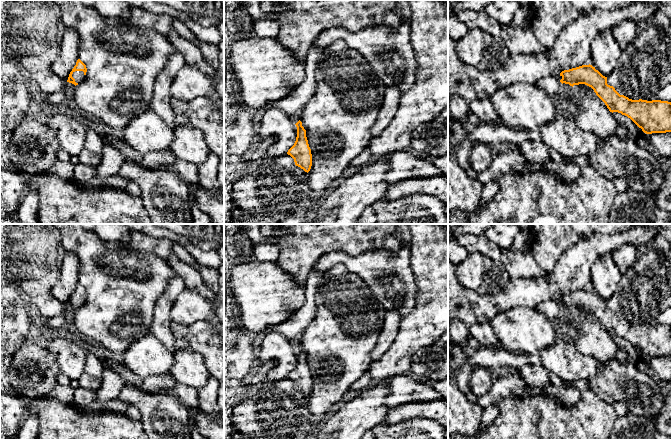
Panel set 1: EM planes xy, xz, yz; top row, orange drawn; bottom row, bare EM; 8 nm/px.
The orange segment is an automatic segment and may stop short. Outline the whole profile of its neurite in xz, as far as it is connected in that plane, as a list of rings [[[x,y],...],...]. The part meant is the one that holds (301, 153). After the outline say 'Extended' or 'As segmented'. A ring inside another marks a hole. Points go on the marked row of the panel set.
[[[300,120],[295,125],[297,127],[296,141],[287,154],[294,159],[296,166],[308,173],[312,166],[312,154],[306,137],[306,130]]]. As segmented

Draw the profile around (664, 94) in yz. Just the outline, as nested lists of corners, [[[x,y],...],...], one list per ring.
[[[672,83],[661,88],[656,94],[655,100],[668,101],[672,103]]]

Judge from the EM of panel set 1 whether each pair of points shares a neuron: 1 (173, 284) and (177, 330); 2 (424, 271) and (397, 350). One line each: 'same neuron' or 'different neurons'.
1: different neurons
2: same neuron

